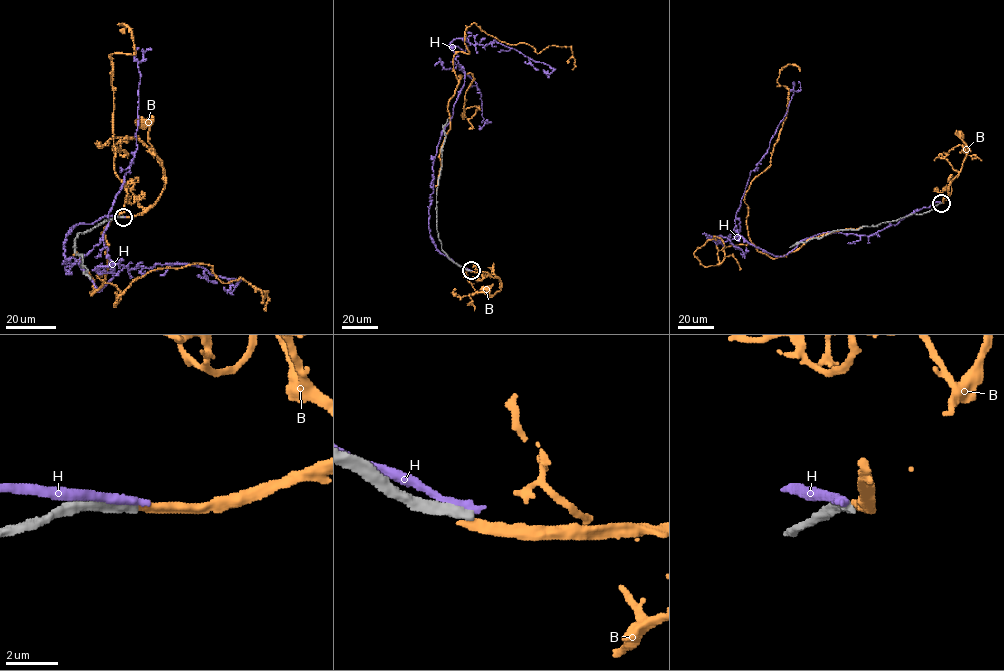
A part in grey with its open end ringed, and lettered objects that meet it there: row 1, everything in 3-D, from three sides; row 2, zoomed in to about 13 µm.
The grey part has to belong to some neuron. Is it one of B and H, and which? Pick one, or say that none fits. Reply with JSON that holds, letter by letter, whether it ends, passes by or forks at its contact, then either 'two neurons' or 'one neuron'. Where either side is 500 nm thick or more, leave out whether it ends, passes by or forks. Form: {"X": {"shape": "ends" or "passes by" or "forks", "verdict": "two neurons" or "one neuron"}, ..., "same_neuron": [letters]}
{"B": {"shape": "ends", "verdict": "two neurons"}, "H": {"shape": "ends", "verdict": "two neurons"}, "same_neuron": []}

